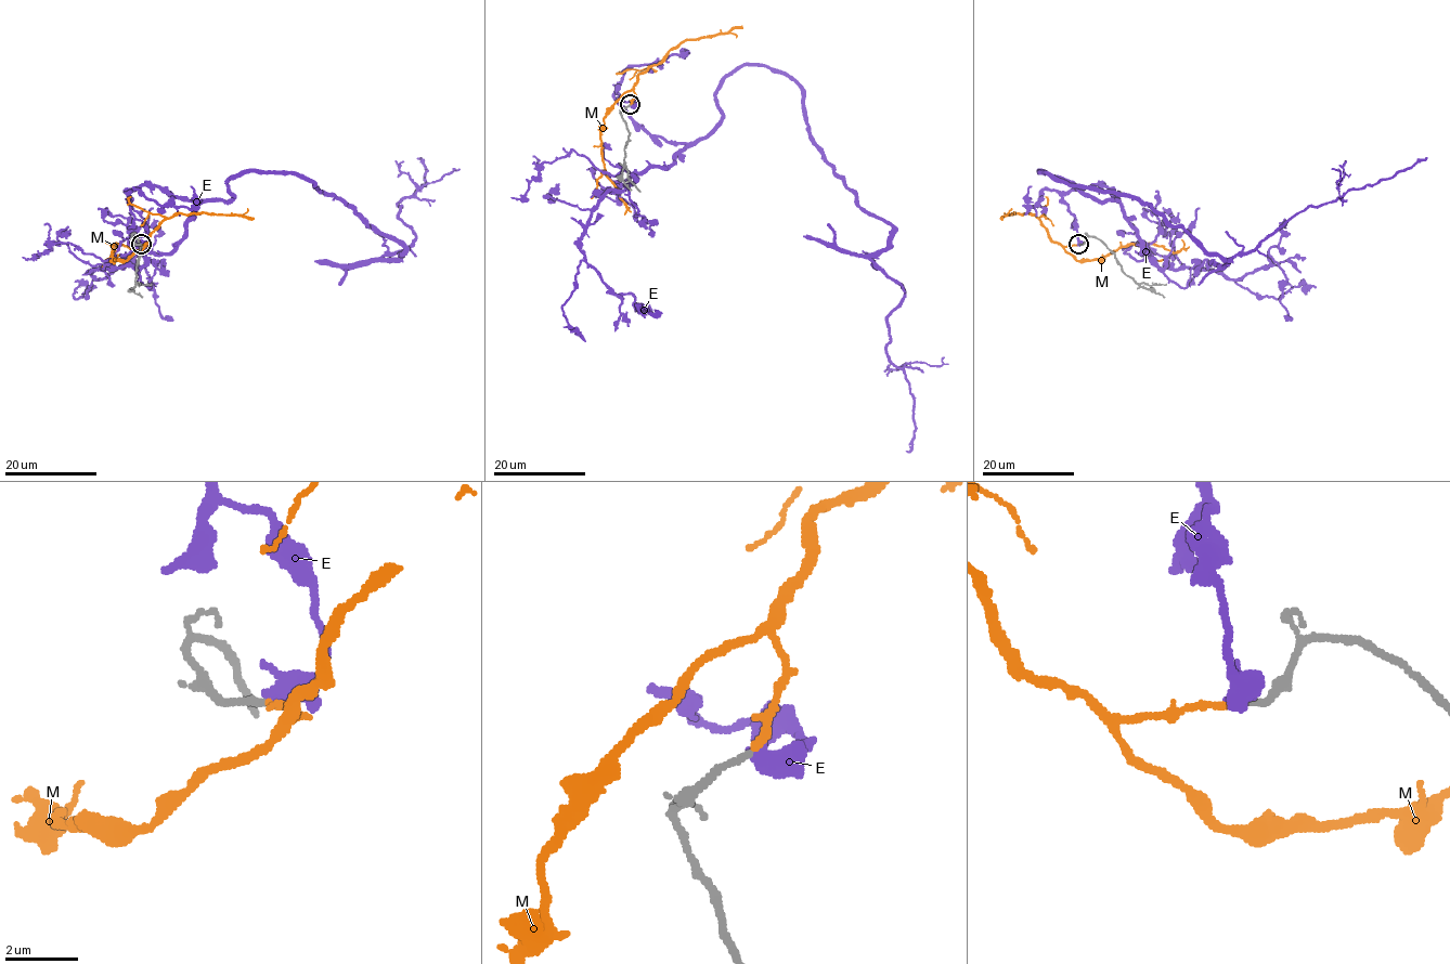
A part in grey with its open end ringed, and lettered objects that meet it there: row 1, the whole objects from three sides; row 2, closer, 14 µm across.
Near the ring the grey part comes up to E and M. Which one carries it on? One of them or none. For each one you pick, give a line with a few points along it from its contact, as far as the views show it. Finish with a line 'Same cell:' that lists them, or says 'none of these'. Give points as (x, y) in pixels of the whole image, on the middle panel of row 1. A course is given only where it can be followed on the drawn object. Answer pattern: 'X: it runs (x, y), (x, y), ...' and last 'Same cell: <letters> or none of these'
M: it runs (630, 104), (634, 93), (631, 89), (604, 119), (599, 138), (606, 177), (629, 207)
Same cell: M

